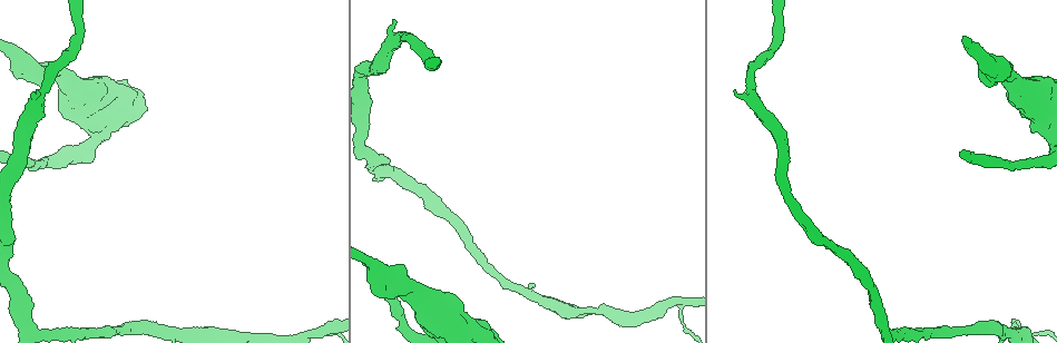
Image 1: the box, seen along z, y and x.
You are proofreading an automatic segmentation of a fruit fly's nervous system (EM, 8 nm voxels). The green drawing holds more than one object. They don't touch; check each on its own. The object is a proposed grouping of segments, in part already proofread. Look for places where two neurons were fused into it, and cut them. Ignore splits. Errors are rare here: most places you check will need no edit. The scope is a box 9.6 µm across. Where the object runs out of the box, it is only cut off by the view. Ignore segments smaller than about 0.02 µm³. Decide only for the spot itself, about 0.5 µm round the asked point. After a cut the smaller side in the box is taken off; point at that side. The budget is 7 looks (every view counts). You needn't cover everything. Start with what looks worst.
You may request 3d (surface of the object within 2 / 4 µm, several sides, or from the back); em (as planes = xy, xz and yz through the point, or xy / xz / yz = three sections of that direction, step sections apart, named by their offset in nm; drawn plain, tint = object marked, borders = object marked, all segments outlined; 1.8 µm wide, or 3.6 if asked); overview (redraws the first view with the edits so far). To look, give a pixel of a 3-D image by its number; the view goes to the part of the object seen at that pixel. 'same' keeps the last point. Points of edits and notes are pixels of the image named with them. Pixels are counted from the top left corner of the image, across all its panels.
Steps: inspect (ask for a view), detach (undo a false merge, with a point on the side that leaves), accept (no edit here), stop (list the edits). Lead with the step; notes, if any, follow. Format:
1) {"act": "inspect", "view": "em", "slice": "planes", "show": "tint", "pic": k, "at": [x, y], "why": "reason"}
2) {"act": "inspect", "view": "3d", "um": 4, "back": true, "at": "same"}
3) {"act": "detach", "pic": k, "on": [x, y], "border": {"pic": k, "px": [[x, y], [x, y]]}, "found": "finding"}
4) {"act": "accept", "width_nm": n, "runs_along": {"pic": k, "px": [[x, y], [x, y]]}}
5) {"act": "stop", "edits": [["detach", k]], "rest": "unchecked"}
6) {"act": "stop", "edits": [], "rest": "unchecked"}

{"act": "inspect", "view": "em", "um": 3.6, "slice": "xz", "step": 4, "show": "tint", "pic": 1, "at": [101, 117], "why": "abrupt turn"}

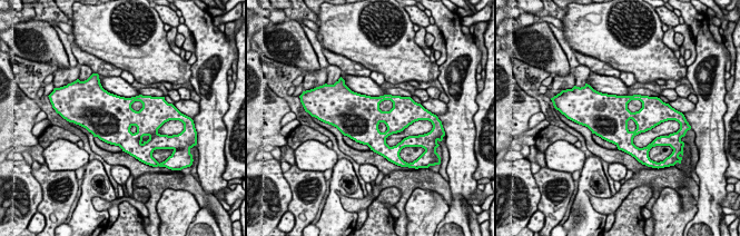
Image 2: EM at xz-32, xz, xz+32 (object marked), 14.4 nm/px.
{"act": "inspect", "view": "em", "um": 3.6, "slice": "yz", "step": 8, "show": "borders", "at": "same", "why": "cut it another way"}

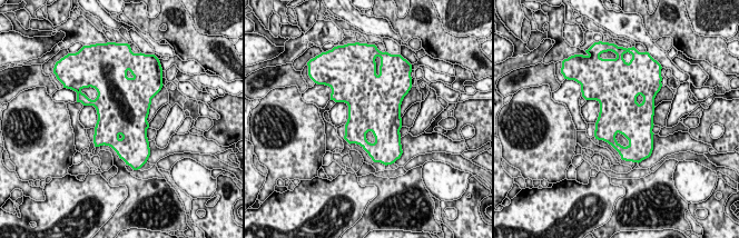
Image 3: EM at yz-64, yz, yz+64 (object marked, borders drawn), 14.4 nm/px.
{"act": "accept", "found": "continuous, no second neuron"}

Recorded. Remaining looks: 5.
{"act": "inspect", "view": "3d", "um": 2, "back": true, "pic": 1, "at": [53, 162], "why": "sudden change in width"}

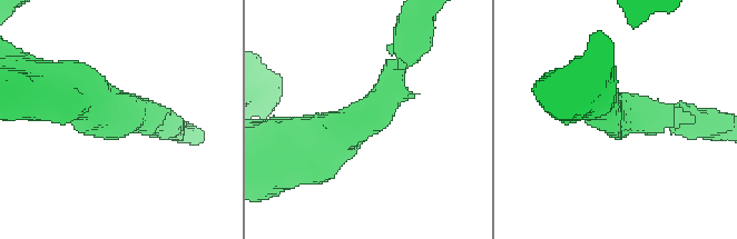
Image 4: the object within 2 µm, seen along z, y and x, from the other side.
{"act": "inspect", "view": "em", "slice": "planes", "show": "tint", "pic": 4, "at": [127, 116], "arm_widths_nm": [260, 480], "why": "now the EM"}

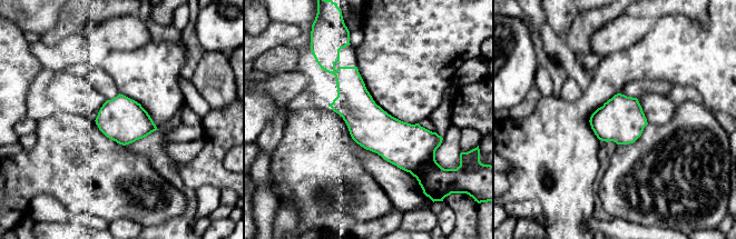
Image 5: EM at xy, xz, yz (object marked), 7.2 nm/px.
{"act": "accept", "runs_along": {"pic": 5, "px": [[329, 69], [395, 138], [433, 138]]}, "found": "all the same neuron"}

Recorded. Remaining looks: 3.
{"act": "inspect", "view": "em", "um": 3.6, "slice": "yz", "step": 4, "show": "tint", "pic": 1, "at": [419, 293], "why": "calibre changes"}

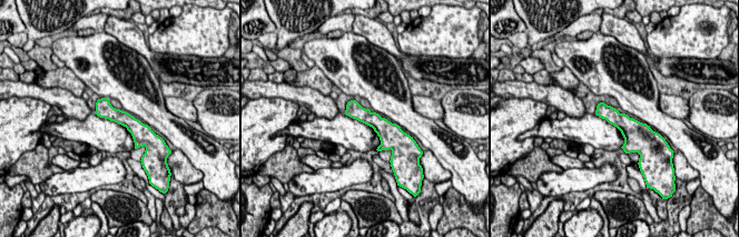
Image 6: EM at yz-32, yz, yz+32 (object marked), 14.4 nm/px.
{"act": "inspect", "view": "em", "um": 3.6, "slice": "planes", "show": "tint", "at": "same"}

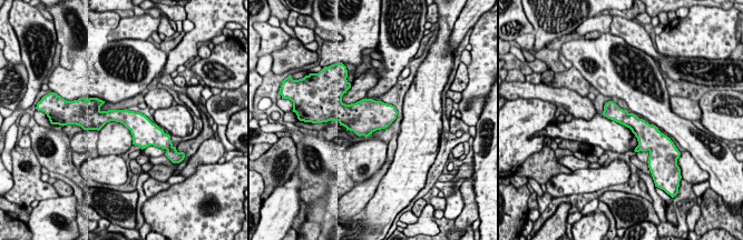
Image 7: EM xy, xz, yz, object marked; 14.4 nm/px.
{"act": "accept", "runs_along": {"pic": 7, "px": [[91, 116], [123, 116], [154, 127]]}, "found": "all the same neuron"}

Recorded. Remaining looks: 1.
{"act": "stop", "edits": [], "rest": "unchecked"}

